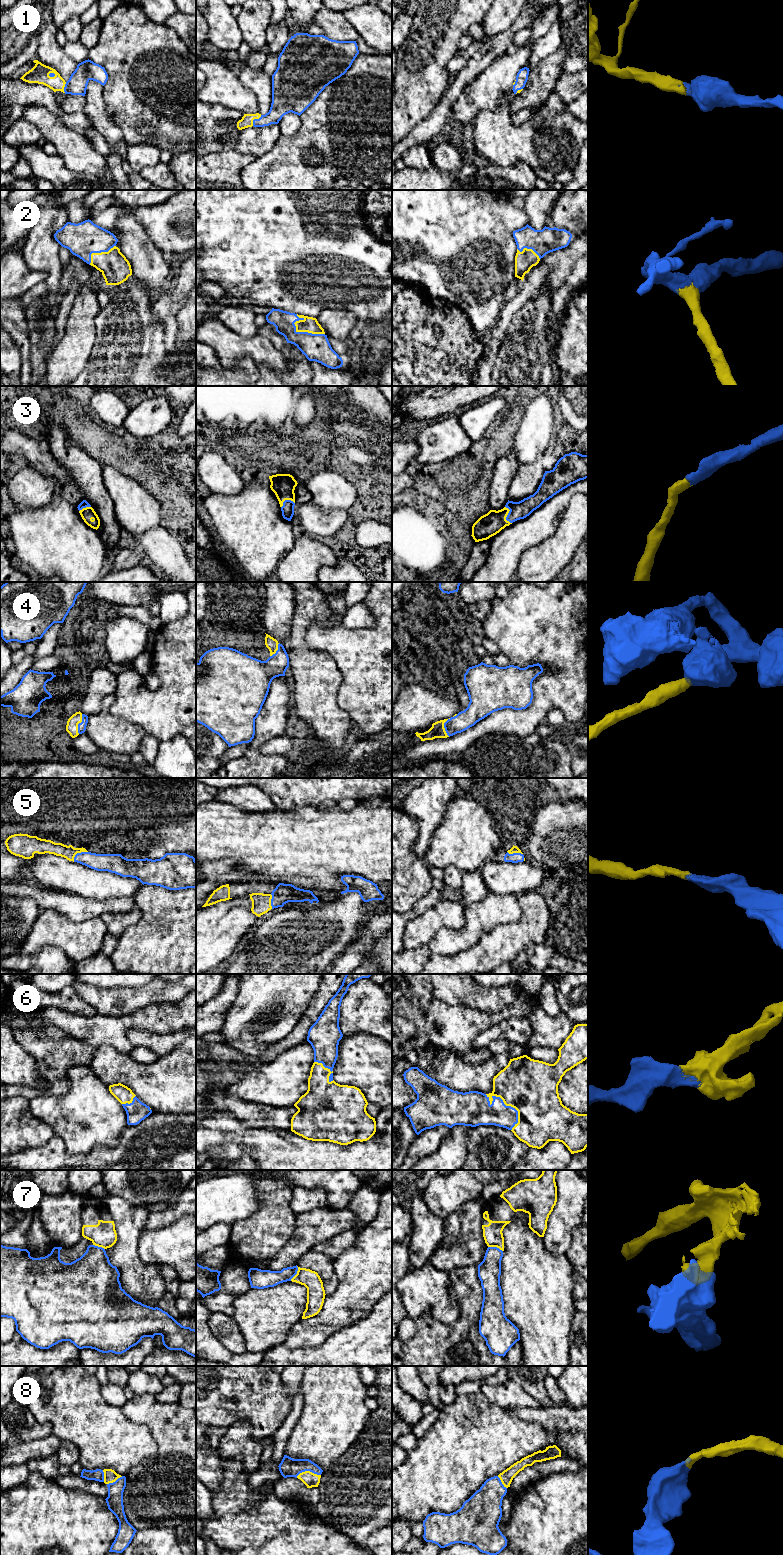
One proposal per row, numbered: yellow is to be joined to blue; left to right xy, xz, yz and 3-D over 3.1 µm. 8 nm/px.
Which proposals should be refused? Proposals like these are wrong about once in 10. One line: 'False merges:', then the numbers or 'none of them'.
False merges: 7

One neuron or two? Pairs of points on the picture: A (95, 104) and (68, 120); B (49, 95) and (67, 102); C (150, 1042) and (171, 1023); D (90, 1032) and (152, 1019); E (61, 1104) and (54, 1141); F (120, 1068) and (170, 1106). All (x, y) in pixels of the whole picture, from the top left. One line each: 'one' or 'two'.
A: two
B: two
C: two
D: one
E: two
F: one

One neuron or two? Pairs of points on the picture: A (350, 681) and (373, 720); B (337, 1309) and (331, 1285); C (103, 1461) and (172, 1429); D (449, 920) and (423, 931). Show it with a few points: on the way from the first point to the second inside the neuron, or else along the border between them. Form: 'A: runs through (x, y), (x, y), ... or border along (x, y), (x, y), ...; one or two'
A: runs through (360, 691), (372, 703), (372, 710); one
B: border along (333, 1269), (338, 1286), (333, 1292), (326, 1295); two
C: border along (136, 1423), (150, 1430), (157, 1446), (154, 1456); two
D: runs through (443, 920), (433, 921), (429, 925); one

